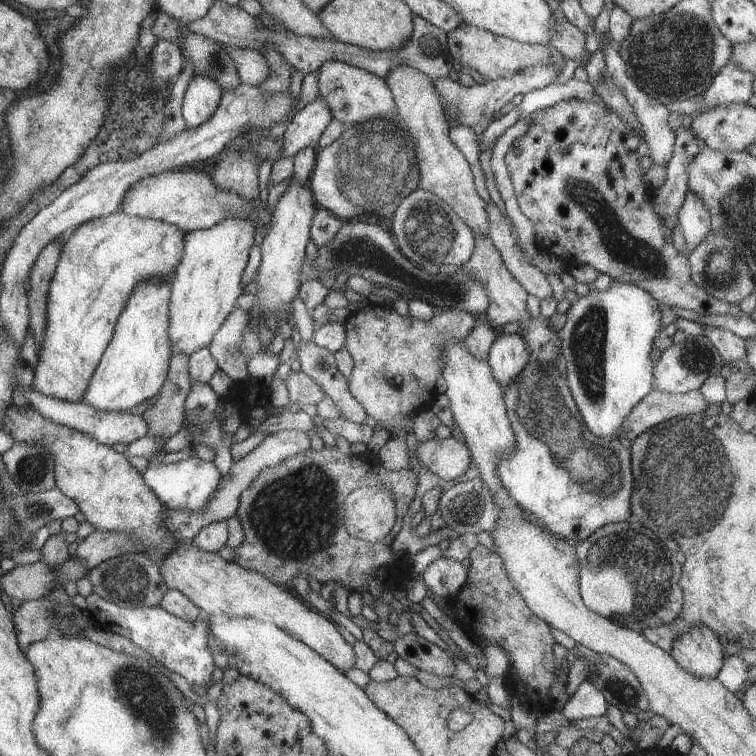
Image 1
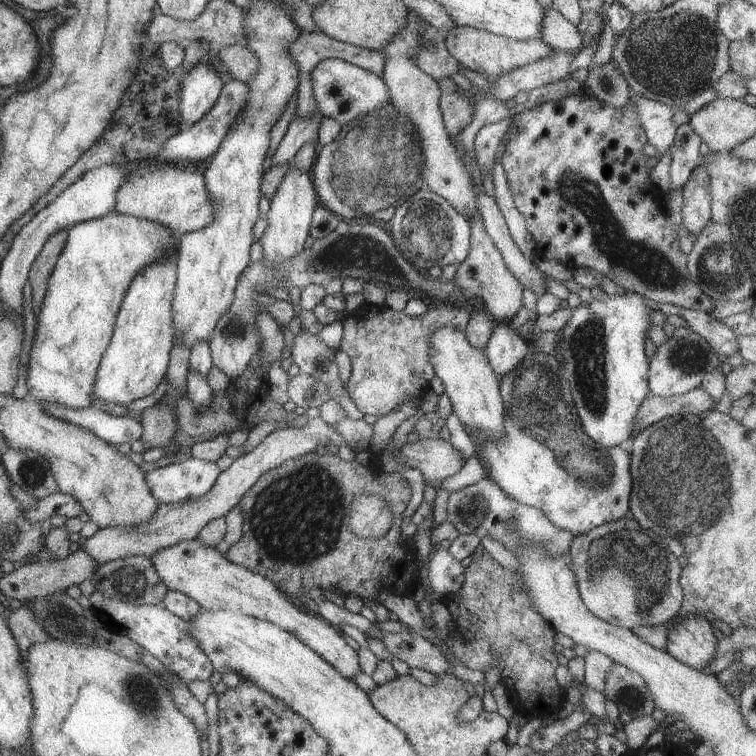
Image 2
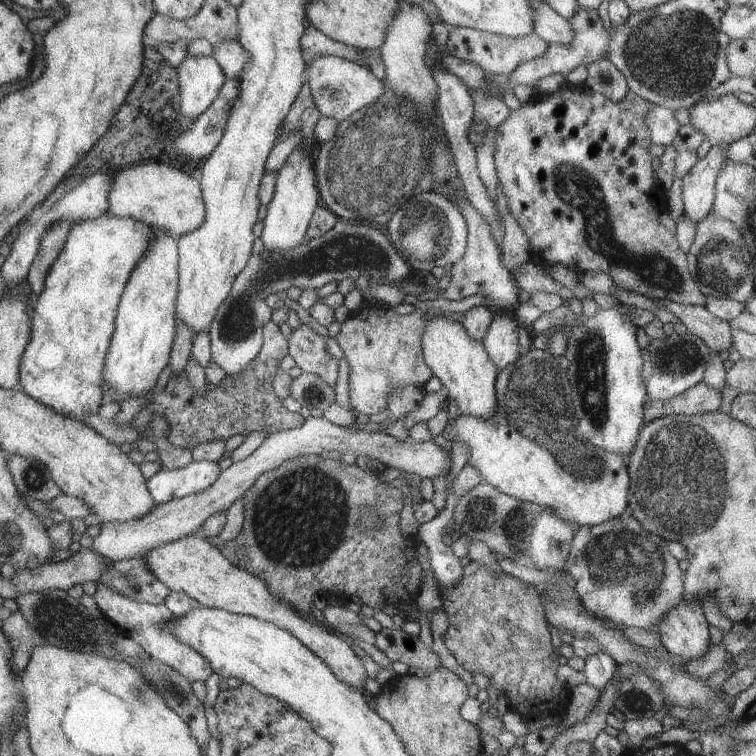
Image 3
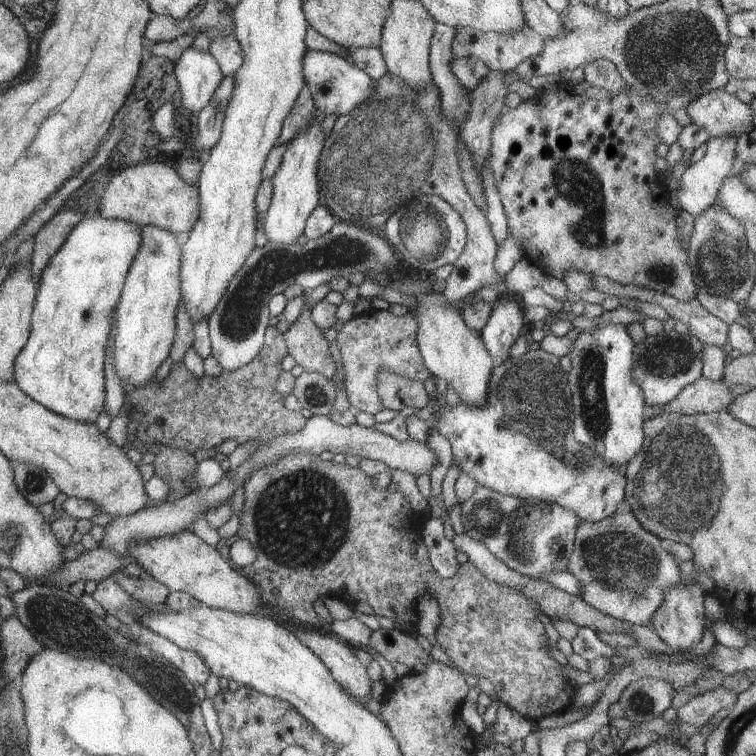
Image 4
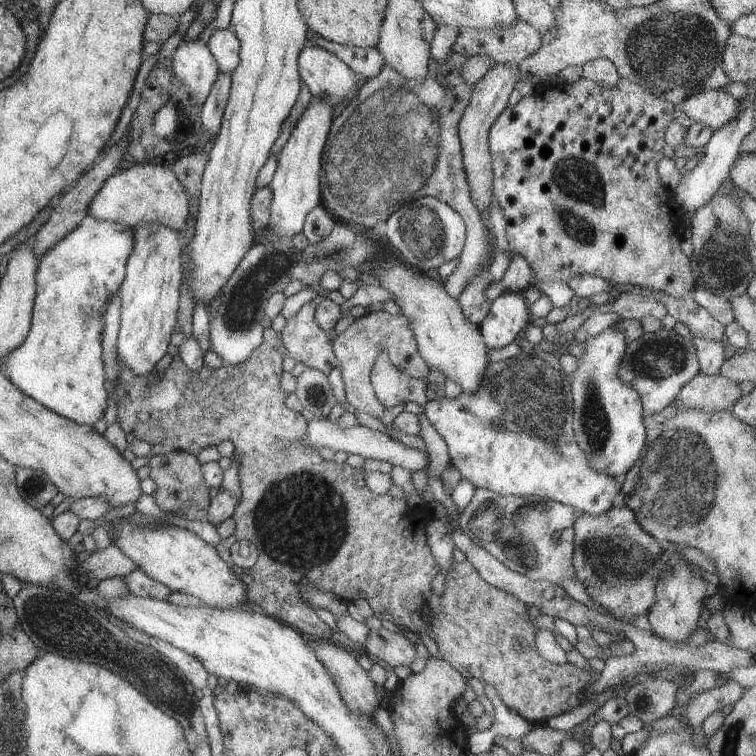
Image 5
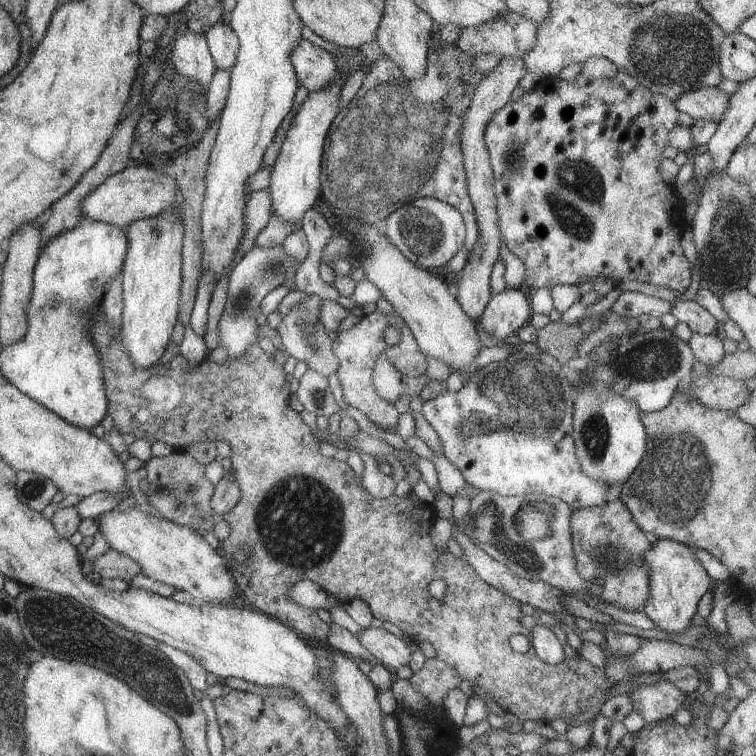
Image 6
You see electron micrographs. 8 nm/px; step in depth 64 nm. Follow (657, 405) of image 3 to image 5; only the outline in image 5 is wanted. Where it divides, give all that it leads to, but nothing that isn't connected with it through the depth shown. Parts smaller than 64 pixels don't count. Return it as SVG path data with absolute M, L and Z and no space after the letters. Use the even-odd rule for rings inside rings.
M698 371L678 392L674 404L677 408L695 408L707 412L730 411L741 398L739 383L721 375L707 376Z

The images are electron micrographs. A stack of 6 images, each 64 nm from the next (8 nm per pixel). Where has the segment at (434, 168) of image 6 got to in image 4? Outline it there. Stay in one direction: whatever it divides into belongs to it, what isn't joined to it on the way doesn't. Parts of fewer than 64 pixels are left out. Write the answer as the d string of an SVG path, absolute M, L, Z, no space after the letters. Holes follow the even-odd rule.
M389 72L373 82L373 92L348 114L338 115L329 136L323 141L319 155L319 188L321 203L341 221L351 221L360 227L377 228L385 225L394 210L416 196L429 195L443 198L459 213L466 226L466 243L461 254L452 262L453 268L441 292L449 302L457 302L483 286L503 284L503 276L495 272L493 260L498 244L490 231L484 211L467 194L459 170L457 136L451 120L447 120L439 106L439 92L433 86L413 90L399 76Z

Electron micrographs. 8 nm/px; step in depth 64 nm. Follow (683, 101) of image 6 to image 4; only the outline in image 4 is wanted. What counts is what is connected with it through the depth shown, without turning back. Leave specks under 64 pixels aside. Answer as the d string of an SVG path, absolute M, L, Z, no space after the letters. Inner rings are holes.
M717 89L689 102L685 106L691 123L715 136L739 136L752 125L751 108L739 101L734 94Z

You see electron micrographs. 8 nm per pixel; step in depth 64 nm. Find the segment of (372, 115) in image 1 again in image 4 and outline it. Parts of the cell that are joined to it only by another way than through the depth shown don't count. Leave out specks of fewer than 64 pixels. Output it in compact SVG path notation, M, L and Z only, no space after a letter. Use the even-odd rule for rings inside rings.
M306 50L301 58L301 74L303 80L308 86L313 102L321 114L348 114L357 106L369 98L373 92L373 82L363 70L358 69L353 64L348 64L338 54L331 52L319 52L315 50Z

